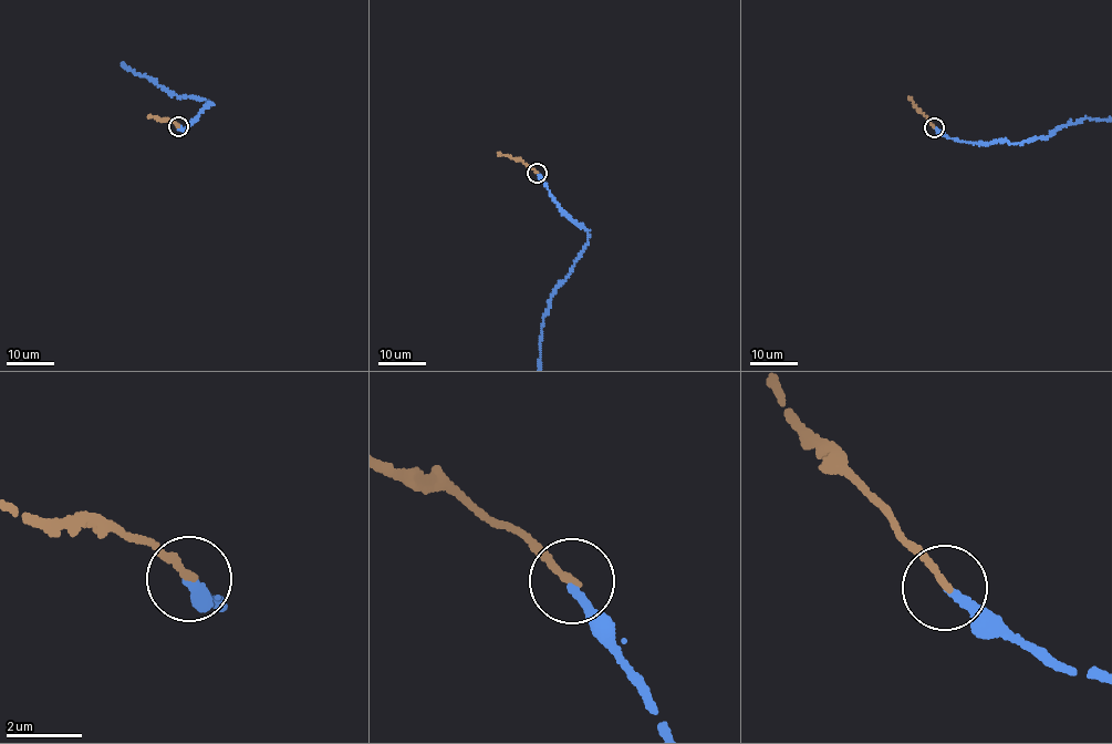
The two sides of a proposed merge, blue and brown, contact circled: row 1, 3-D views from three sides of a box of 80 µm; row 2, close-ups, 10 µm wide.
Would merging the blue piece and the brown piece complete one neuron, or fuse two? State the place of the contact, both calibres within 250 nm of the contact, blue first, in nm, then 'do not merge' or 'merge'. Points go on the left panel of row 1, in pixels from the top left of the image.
place (178, 126); calibres 240 and 200 nm; do not merge

